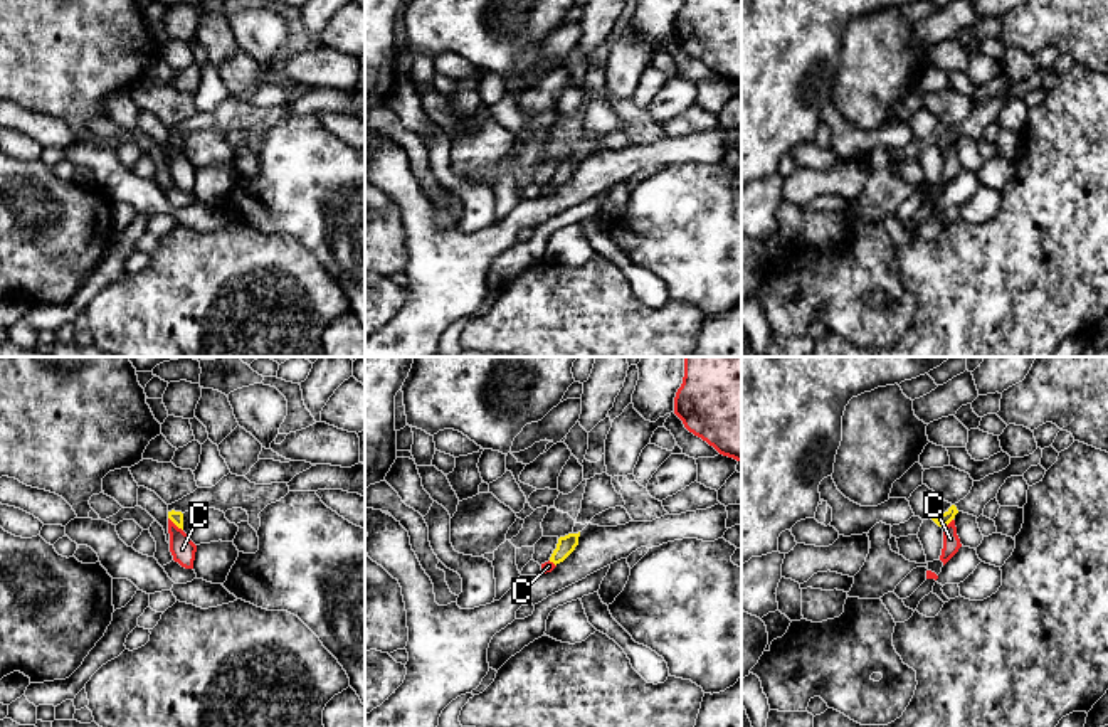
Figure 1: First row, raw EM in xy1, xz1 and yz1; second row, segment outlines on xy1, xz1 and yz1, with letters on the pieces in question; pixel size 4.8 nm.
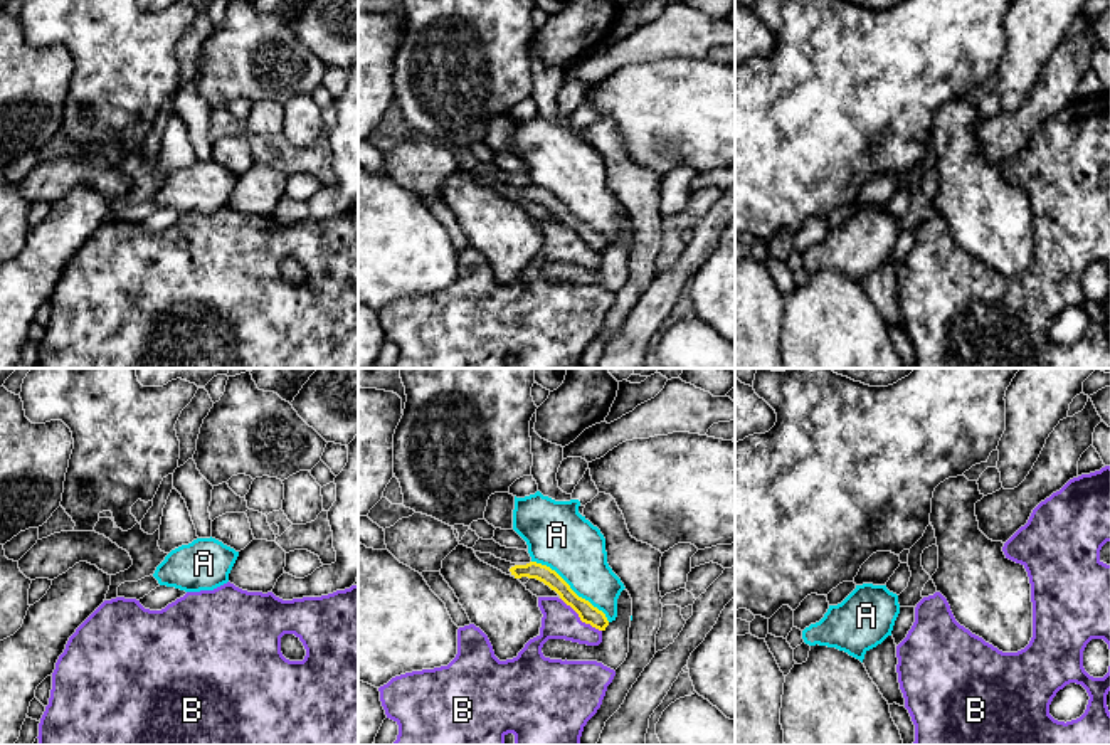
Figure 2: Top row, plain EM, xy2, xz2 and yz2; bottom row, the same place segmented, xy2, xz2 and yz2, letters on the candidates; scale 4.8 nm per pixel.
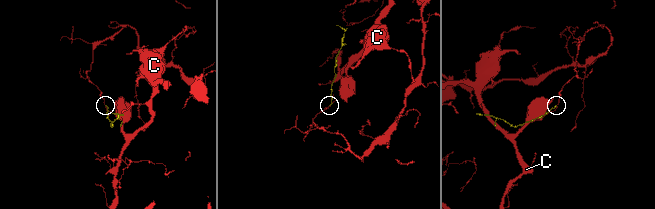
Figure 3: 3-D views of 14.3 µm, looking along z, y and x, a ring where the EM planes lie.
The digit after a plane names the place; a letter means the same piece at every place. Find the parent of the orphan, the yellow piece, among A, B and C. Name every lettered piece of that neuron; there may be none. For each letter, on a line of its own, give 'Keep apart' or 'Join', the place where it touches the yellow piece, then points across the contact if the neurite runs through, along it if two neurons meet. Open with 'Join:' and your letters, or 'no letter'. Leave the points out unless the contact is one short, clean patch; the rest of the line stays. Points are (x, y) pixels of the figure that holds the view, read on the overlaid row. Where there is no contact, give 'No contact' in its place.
Join: no letter
A: Keep apart. Touches yellow at xz2 (570, 589). Boundary: xz2 (532, 560), (549, 565), (609, 621)
B: Keep apart. Touches yellow at xz2 (581, 619)
C: Keep apart. Touches yellow at xy1 (175, 524). Boundary: xy1 (168, 517), (182, 530)

